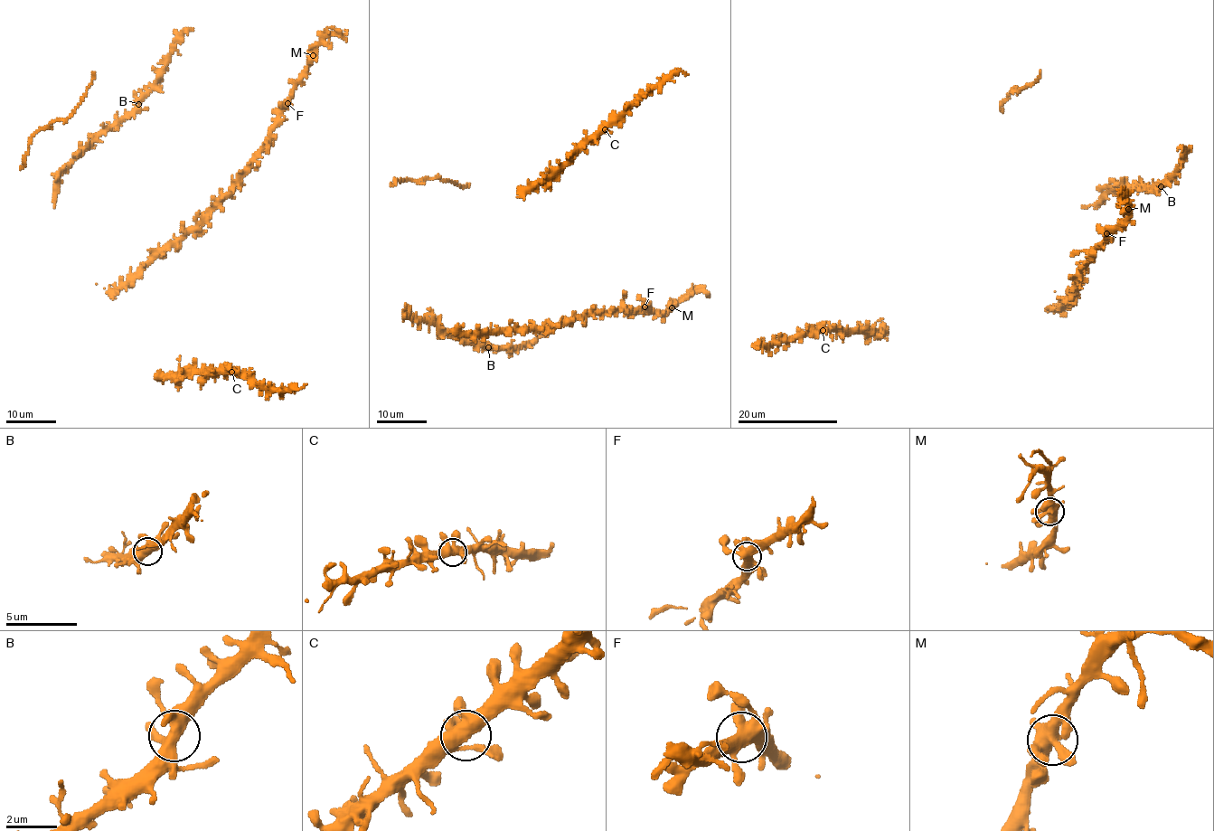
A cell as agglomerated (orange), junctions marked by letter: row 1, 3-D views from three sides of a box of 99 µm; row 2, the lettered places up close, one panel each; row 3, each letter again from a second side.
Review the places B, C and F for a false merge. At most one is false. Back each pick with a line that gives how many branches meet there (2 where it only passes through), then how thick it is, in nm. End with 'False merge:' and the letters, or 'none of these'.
False merge: none of these

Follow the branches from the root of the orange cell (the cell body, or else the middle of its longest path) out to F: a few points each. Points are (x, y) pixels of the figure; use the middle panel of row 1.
F: (452, 331), (472, 335), (526, 330), (550, 326), (589, 311), (607, 313), (624, 307), (637, 310), (644, 307)

